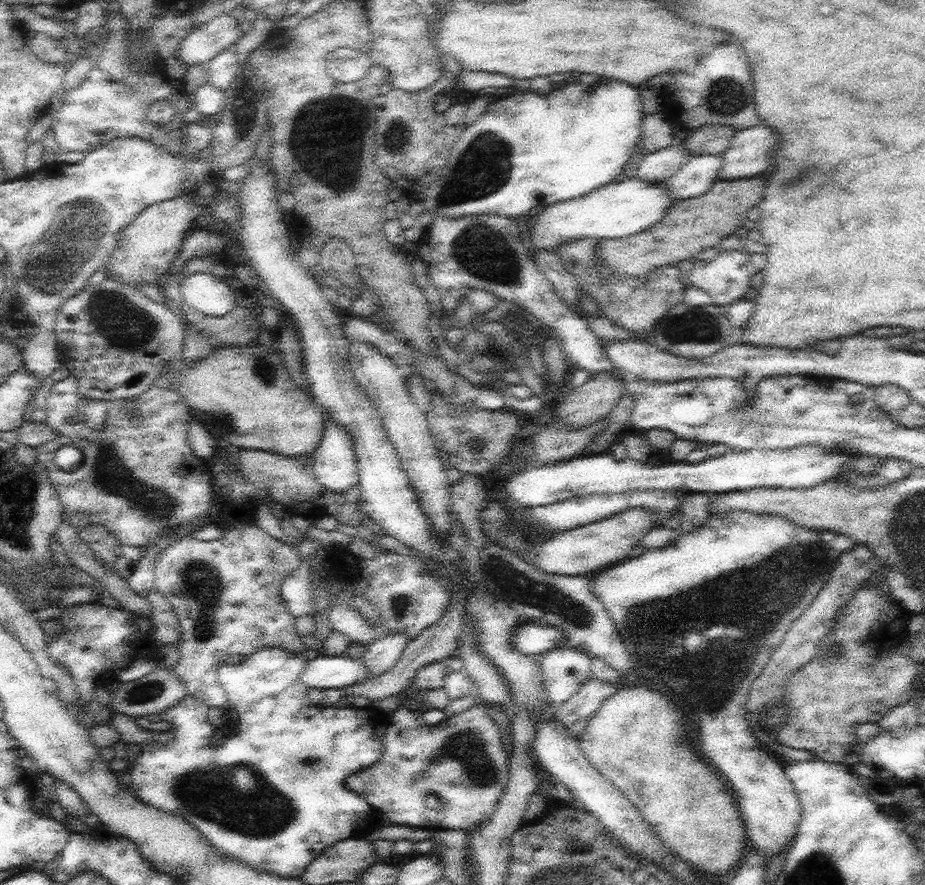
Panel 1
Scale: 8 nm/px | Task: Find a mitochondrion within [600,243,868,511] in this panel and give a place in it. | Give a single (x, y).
(679, 329)

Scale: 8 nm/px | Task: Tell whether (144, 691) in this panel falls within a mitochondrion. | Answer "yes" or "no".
yes

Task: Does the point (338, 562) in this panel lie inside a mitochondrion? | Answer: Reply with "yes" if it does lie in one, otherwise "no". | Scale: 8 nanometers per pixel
no

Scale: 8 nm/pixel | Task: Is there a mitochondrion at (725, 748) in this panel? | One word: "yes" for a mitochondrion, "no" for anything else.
no

